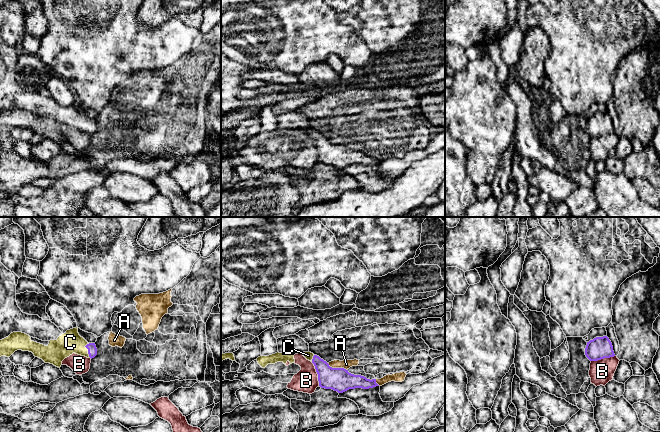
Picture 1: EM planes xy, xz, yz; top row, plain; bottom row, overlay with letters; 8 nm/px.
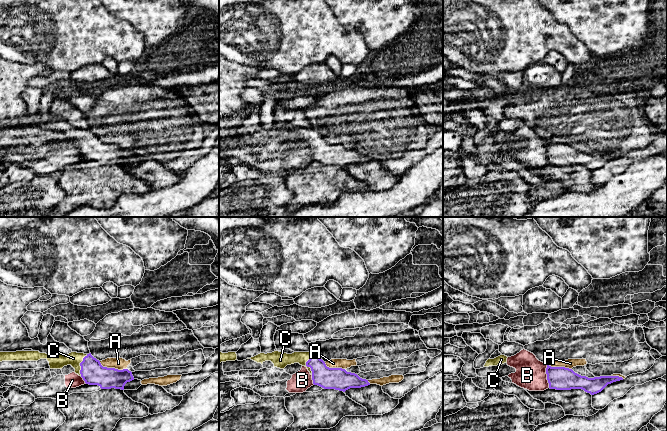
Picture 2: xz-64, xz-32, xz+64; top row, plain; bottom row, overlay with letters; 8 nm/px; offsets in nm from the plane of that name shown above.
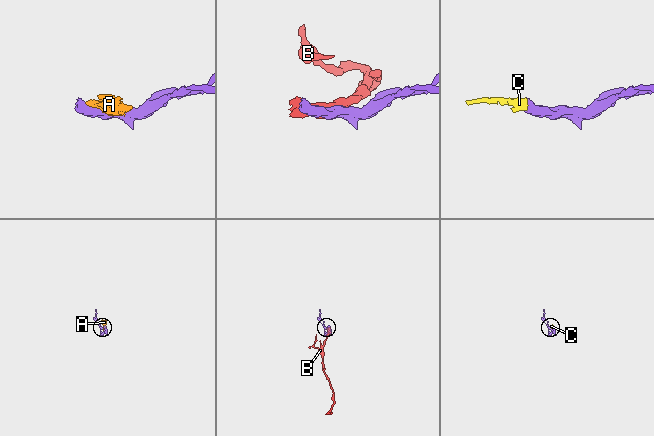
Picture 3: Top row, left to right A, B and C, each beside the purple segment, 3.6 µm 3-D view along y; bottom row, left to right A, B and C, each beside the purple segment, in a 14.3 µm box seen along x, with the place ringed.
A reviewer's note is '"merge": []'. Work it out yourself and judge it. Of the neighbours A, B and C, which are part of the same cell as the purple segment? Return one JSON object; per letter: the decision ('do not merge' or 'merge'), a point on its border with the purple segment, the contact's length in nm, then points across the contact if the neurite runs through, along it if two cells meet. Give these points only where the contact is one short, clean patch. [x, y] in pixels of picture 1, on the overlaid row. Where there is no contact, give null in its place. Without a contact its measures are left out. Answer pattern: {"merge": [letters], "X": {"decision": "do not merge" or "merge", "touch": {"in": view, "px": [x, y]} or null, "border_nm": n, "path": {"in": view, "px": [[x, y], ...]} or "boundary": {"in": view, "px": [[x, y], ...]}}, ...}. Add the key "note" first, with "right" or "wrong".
{"note": "wrong", "merge": ["C"], "A": {"decision": "do not merge", "touch": {"in": "xz", "px": [337, 368]}, "border_nm": 170}, "B": {"decision": "do not merge", "touch": {"in": "xz", "px": [317, 373]}, "border_nm": 200}, "C": {"decision": "merge", "touch": {"in": "xy", "px": [88, 350]}, "border_nm": 120, "path": {"in": "xy", "px": [[92, 350], [88, 350], [70, 342]]}}}

